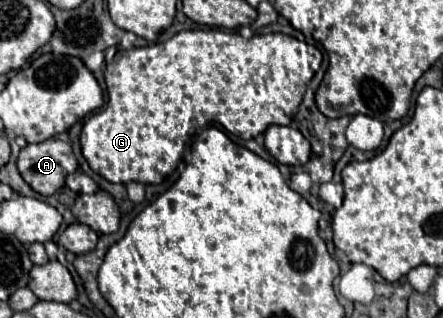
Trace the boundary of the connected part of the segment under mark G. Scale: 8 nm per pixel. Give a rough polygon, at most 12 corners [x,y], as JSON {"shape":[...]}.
{"shape":[[272,33],[120,49],[82,155],[158,185],[198,127],[290,125],[322,54]]}

